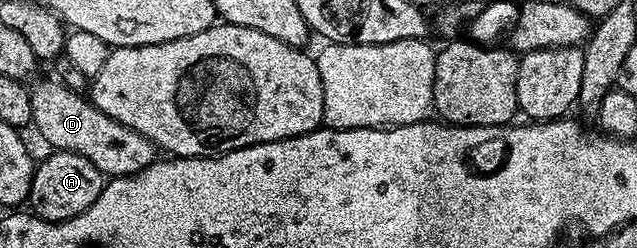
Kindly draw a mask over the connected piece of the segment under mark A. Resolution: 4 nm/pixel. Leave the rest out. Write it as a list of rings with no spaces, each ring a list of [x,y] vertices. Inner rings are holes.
[[[53,150],[45,159],[36,163],[33,182],[30,188],[28,205],[32,213],[46,222],[66,222],[83,213],[99,196],[105,187],[106,179],[101,170],[83,156],[66,150]]]

